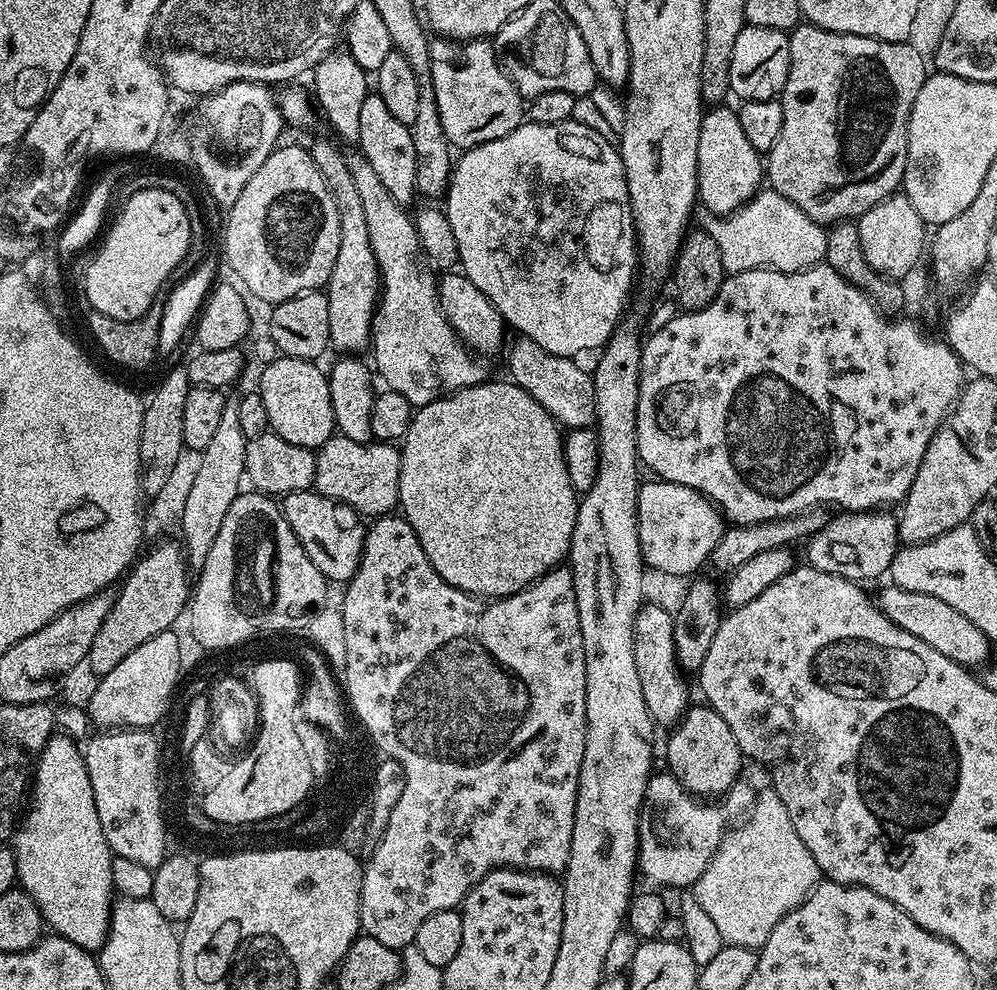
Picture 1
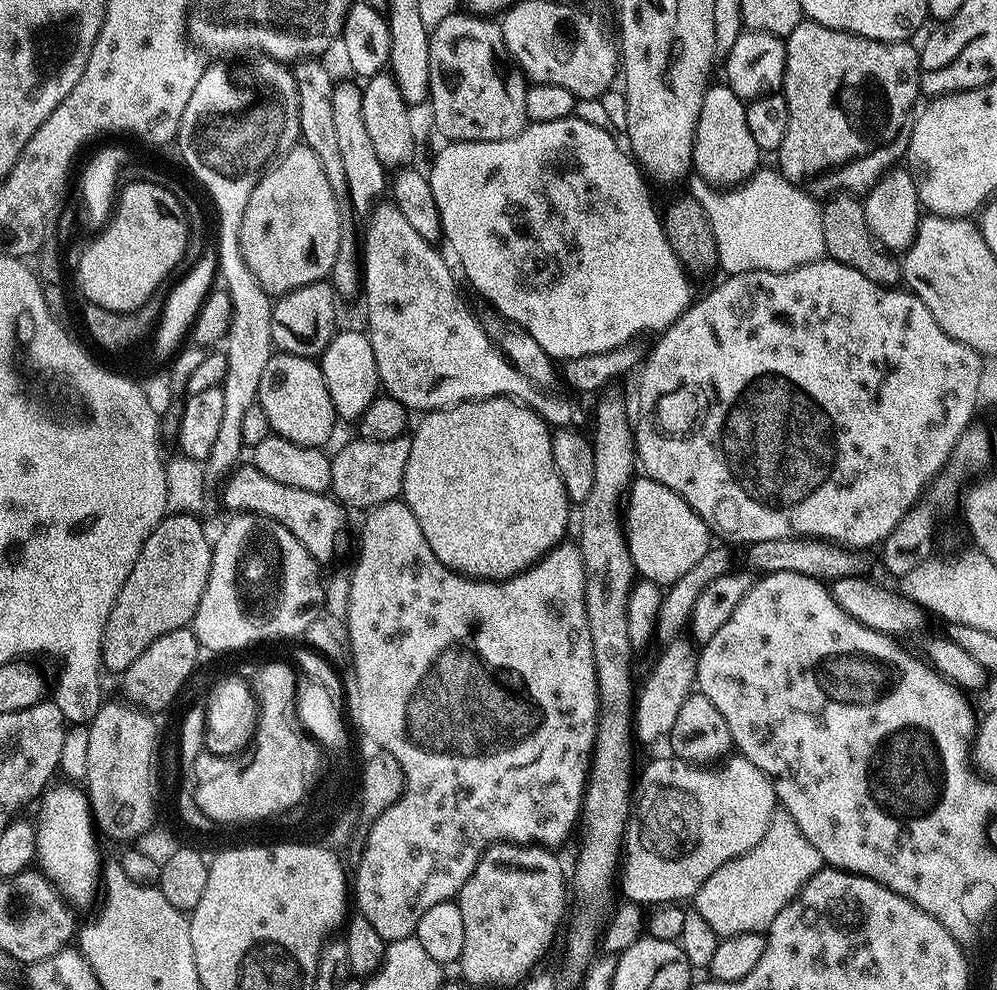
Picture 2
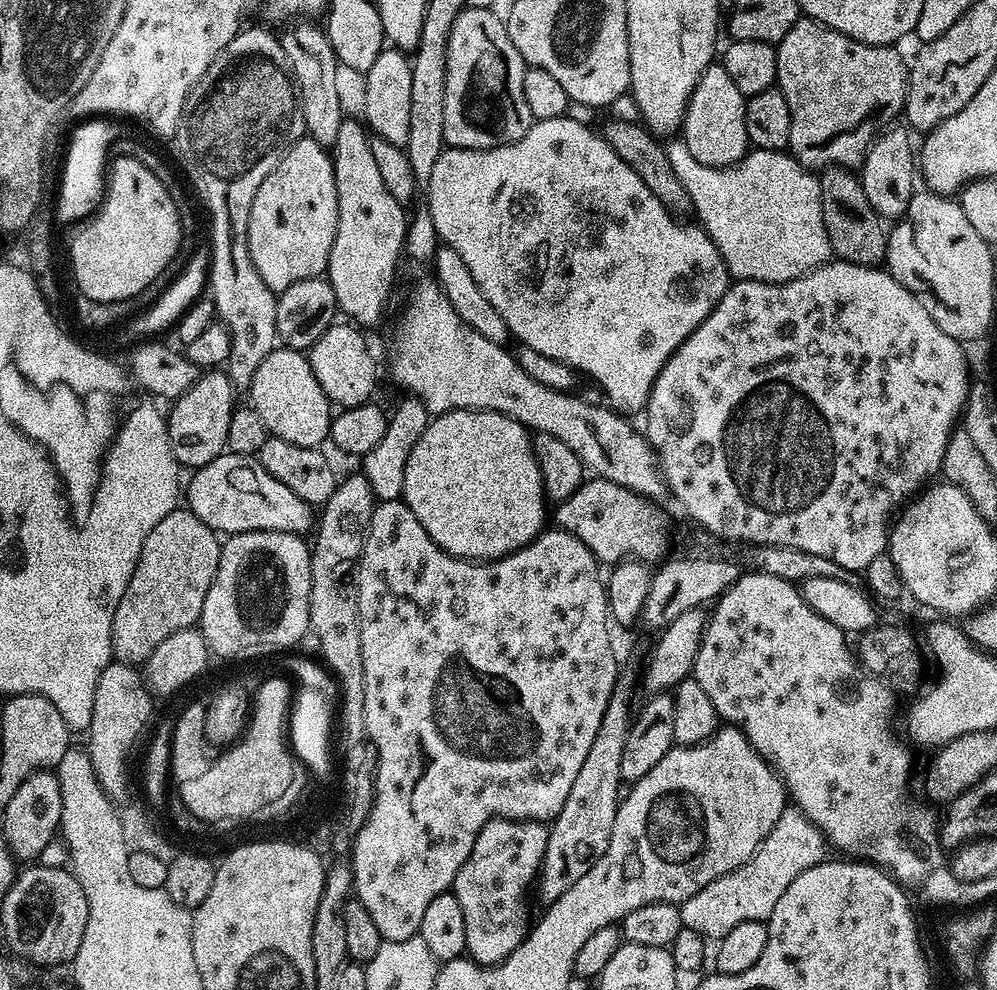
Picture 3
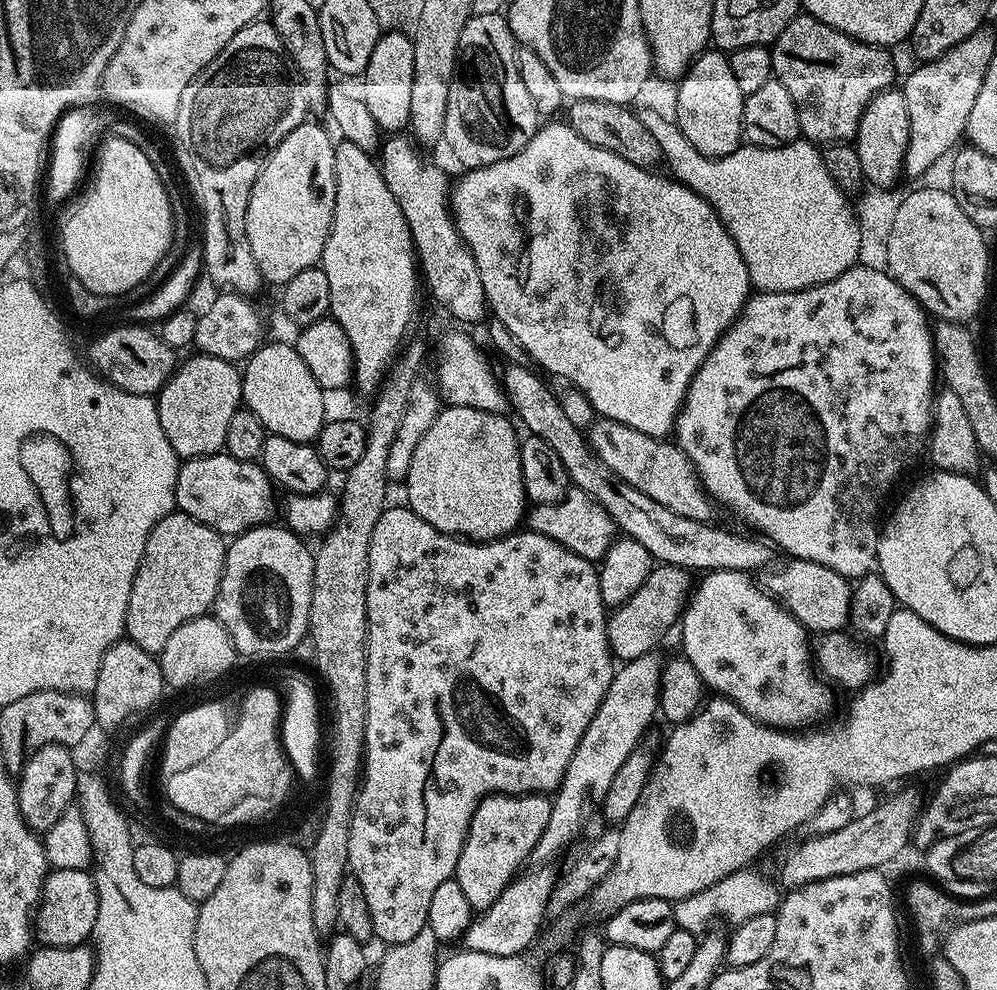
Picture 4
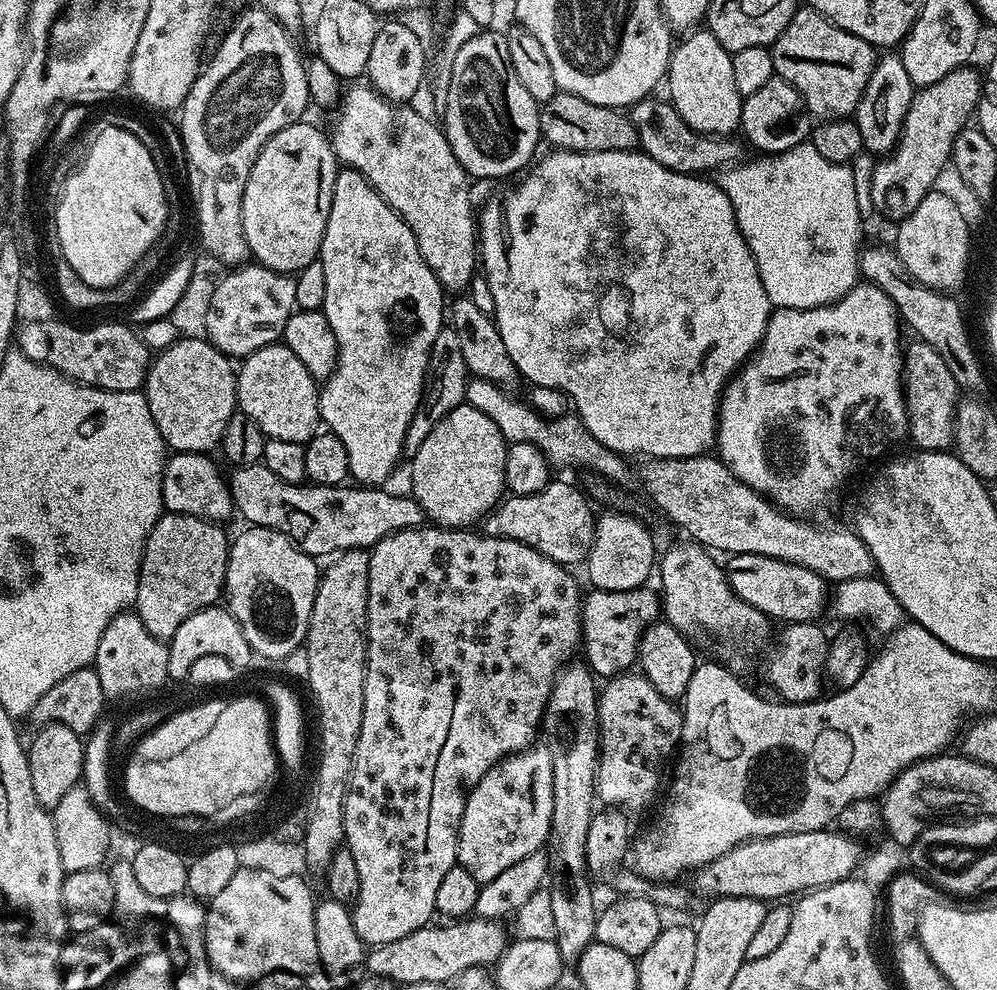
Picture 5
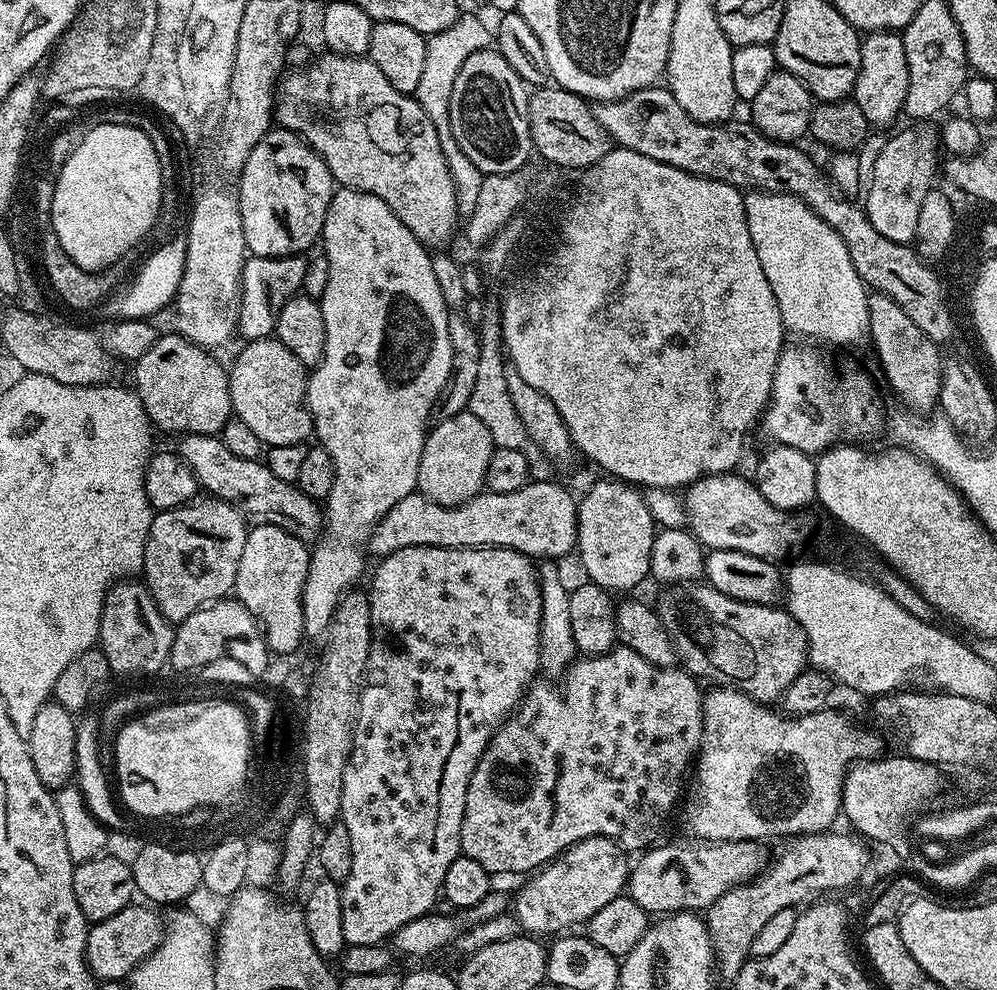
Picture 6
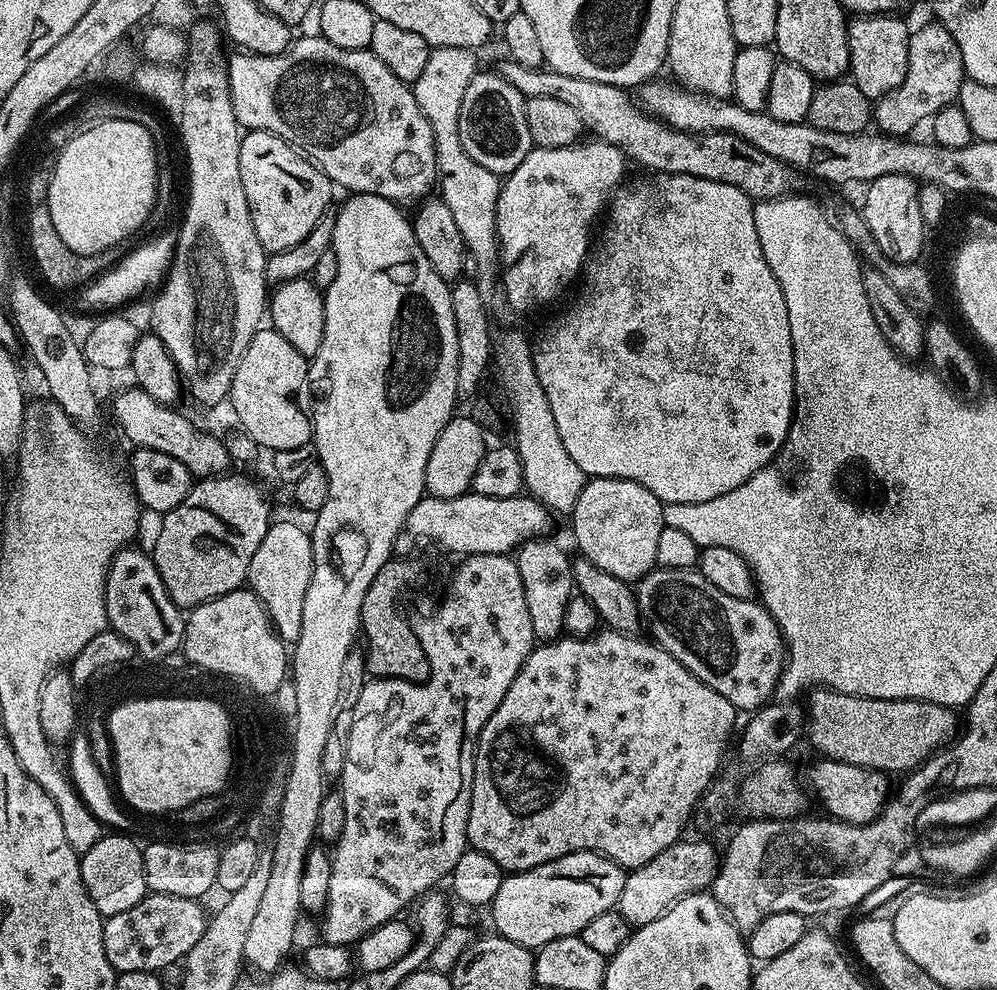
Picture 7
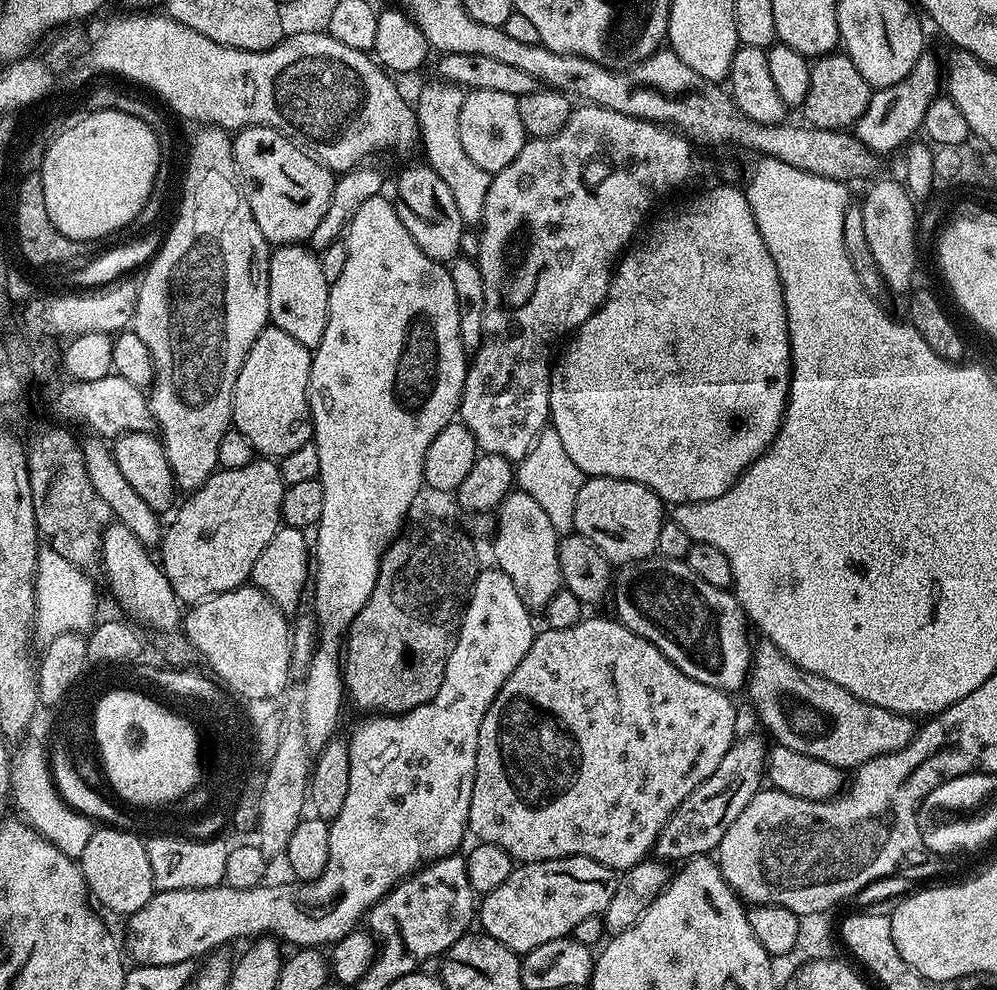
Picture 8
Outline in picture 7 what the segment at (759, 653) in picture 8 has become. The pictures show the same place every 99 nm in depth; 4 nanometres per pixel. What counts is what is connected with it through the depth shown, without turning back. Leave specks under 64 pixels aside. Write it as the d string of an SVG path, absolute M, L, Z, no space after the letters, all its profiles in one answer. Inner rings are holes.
M813 687L812 692L806 699L806 740L813 744L820 751L821 757L837 760L838 762L846 762L854 766L862 766L863 768L873 768L885 774L893 774L892 772L900 772L899 774L907 774L912 769L917 768L923 760L940 751L945 744L951 744L958 735L958 716L955 711L941 704L934 702L926 702L925 700L887 700L886 698L866 698L865 696L855 696L854 694L842 694L841 692L833 692L831 688Z

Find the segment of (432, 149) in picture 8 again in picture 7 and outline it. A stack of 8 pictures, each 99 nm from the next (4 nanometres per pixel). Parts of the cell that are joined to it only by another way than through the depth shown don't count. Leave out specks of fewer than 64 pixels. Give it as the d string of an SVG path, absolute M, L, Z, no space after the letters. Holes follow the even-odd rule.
M462 46L431 49L422 75L410 87L418 102L418 110L426 114L426 122L430 122L430 130L434 130L439 199L450 208L465 249L472 252L478 262L478 272L474 277L478 294L482 294L485 302L492 302L498 296L500 254L496 243L496 207L502 180L486 170L486 166L478 166L478 162L466 154L466 146L462 146L462 134L458 134L462 98L466 95L466 86L470 86L478 71L476 56L473 49Z

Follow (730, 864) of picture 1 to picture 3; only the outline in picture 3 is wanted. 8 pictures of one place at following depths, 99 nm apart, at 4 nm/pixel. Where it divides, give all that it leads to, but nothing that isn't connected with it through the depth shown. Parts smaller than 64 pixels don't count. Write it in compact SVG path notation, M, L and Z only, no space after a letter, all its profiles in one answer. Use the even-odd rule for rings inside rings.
M786 806L774 822L774 830L766 834L766 838L758 846L758 850L745 864L738 866L730 874L702 886L698 894L679 905L680 917L684 927L694 930L708 942L719 942L734 926L747 920L767 921L774 910L778 898L782 898L786 886L802 874L802 870L810 870L810 866L819 864L825 859L826 841L823 834L814 826L806 814L795 806Z

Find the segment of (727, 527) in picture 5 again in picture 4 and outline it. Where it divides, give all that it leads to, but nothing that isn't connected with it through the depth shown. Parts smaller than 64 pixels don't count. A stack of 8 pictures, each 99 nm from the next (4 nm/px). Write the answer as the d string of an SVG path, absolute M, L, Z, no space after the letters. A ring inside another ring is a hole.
M603 418L593 419L592 429L586 432L586 440L599 460L614 472L618 478L640 490L654 502L666 506L685 518L711 521L714 501L700 485L700 475L696 467L686 458L686 454L675 443L642 434L625 424Z

